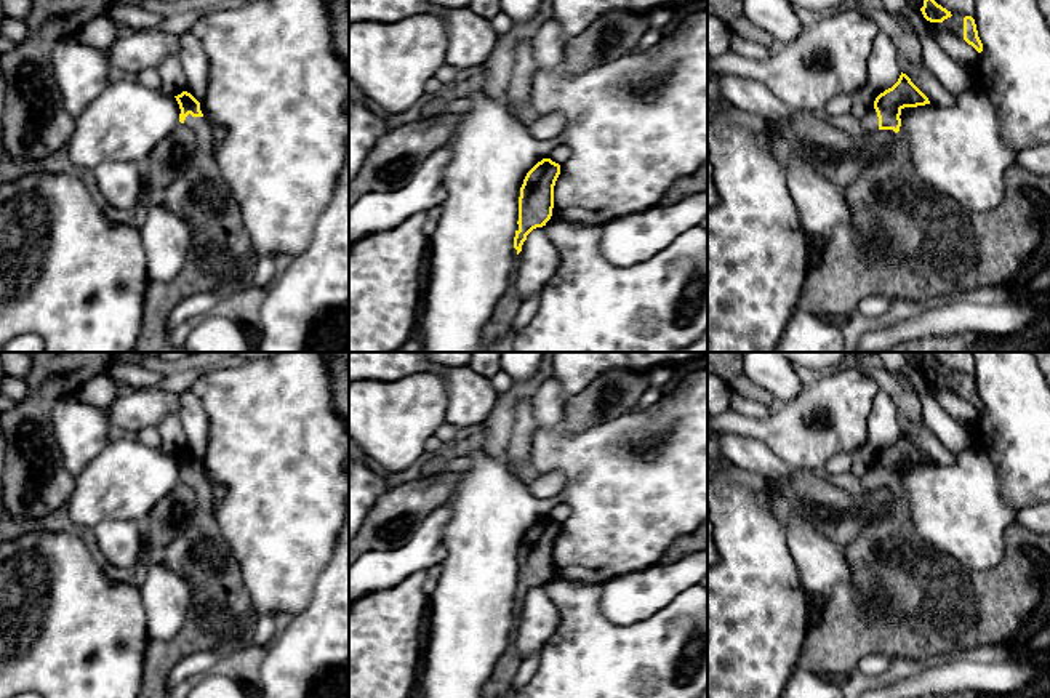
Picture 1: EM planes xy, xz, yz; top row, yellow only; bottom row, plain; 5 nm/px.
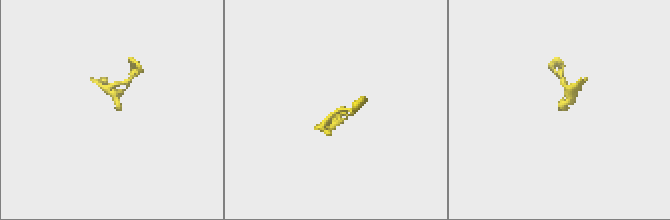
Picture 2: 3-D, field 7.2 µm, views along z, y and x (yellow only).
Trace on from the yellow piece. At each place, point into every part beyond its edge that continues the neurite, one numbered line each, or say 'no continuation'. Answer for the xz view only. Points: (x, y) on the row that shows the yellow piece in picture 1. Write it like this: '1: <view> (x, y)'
no continuation

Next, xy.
1: xy (221, 258)

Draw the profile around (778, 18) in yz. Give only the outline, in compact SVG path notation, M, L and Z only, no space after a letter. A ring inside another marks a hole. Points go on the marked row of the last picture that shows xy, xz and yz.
M743 0L747 19L781 43L796 40L807 24L807 16L788 0Z

